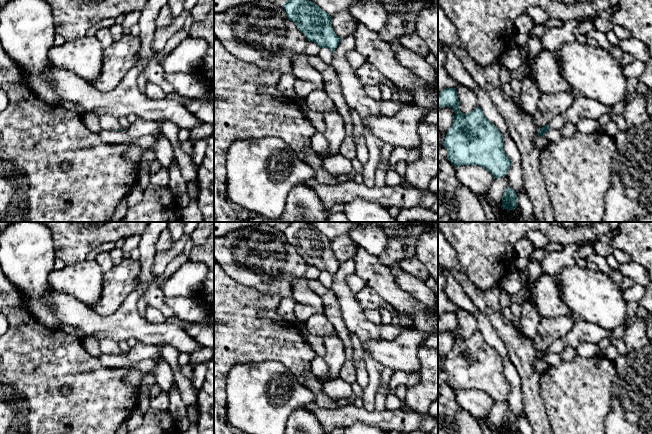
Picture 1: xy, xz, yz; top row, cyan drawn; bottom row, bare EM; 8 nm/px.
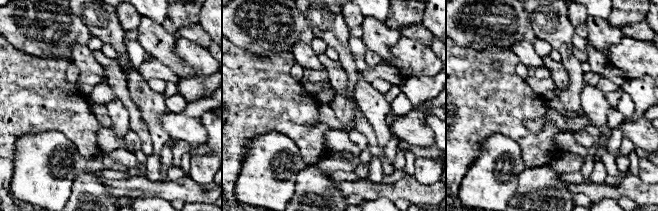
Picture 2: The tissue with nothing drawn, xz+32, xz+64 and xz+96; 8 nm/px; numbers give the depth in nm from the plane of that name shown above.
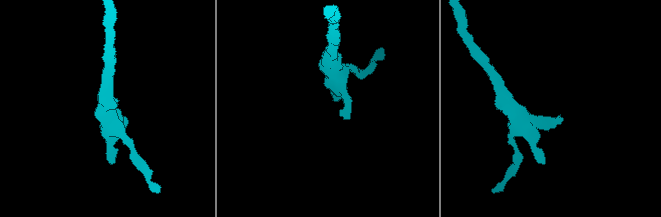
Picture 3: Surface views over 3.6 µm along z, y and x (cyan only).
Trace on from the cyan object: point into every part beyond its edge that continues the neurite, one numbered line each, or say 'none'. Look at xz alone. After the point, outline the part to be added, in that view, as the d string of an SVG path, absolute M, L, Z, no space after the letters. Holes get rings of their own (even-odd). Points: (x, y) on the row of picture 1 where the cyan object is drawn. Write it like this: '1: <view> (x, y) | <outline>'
none

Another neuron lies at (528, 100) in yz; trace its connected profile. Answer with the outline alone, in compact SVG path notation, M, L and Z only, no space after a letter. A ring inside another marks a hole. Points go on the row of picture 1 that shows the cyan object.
M527 45L518 46L523 52L525 58L524 76L522 79L521 94L514 98L514 101L527 114L534 115L538 108L538 101L540 99L540 92L538 86L534 82L530 74L533 61L530 59L530 53Z

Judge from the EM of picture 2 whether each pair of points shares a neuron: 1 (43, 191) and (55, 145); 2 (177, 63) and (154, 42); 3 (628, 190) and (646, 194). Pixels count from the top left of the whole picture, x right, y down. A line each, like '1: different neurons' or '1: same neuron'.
1: same neuron
2: same neuron
3: same neuron

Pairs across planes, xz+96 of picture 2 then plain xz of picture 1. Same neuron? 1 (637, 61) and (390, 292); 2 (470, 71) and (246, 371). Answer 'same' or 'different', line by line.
1: different
2: different

